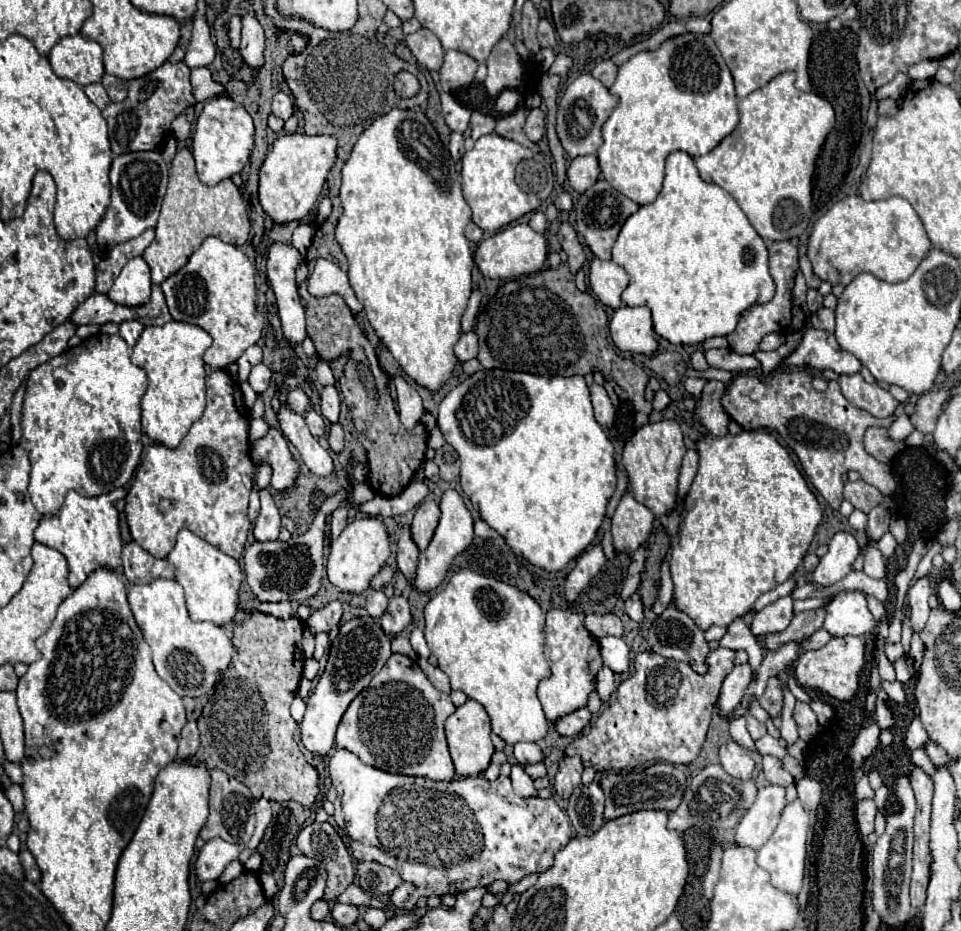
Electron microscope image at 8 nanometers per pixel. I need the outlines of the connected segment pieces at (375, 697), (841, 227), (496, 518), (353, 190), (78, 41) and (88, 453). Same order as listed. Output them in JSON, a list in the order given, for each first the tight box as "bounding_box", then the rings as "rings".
[{"bounding_box":[336,655,454,783],"rings":[[[392,655],[346,709],[336,731],[336,743],[370,767],[450,783],[454,765],[444,737],[444,721],[454,711],[450,695],[438,691],[416,661],[406,655]]]},{"bounding_box":[808,195,932,285],"rings":[[[860,195],[844,197],[814,223],[808,241],[814,273],[830,285],[848,285],[860,273],[872,273],[888,283],[906,281],[930,249],[932,243],[918,213],[900,195],[882,201],[864,201]]]},{"bounding_box":[438,369,616,571],"rings":[[[480,369],[474,375],[470,375],[466,381],[456,385],[440,403],[438,409],[438,427],[442,429],[446,441],[458,451],[462,473],[460,473],[460,487],[468,495],[472,507],[480,513],[480,517],[494,527],[506,543],[514,549],[514,553],[528,559],[532,565],[542,567],[546,571],[560,571],[572,561],[576,555],[580,555],[596,537],[596,531],[606,515],[606,505],[616,489],[616,461],[614,461],[614,445],[602,431],[602,427],[596,423],[590,403],[590,391],[582,375],[572,377],[542,377],[542,375],[530,375],[524,371],[502,371],[502,369]]]},{"bounding_box":[336,109,472,391],"rings":[[[392,109],[390,113],[386,113],[384,117],[376,119],[356,141],[350,159],[344,163],[342,167],[342,187],[340,187],[340,199],[344,205],[344,213],[336,225],[336,241],[340,243],[346,259],[348,259],[348,277],[350,277],[350,285],[356,291],[356,297],[362,301],[366,317],[370,321],[370,325],[374,327],[376,335],[380,337],[380,341],[388,347],[388,351],[392,353],[392,357],[398,361],[398,365],[402,367],[402,371],[416,381],[420,387],[428,389],[428,391],[440,391],[442,385],[450,379],[458,359],[454,355],[454,345],[460,339],[460,319],[464,315],[464,309],[468,305],[468,297],[472,291],[472,253],[470,253],[470,245],[468,239],[464,237],[464,229],[472,217],[472,211],[466,203],[466,199],[462,197],[462,189],[460,189],[460,173],[456,171],[456,163],[452,161],[448,149],[442,145],[442,141],[438,139],[436,129],[432,127],[432,123],[428,121],[428,117],[424,113],[416,113],[416,111],[404,111],[404,109]]]},{"bounding_box":[48,35,104,87],"rings":[[[82,35],[60,39],[52,47],[48,61],[58,77],[70,79],[82,87],[98,83],[104,75],[102,47],[96,41],[84,39]]]},{"bounding_box":[20,335,148,515],"rings":[[[94,335],[94,337],[88,337],[84,339],[80,345],[64,351],[62,355],[50,359],[48,363],[40,365],[38,369],[34,369],[26,381],[26,393],[24,393],[24,407],[22,407],[22,439],[20,439],[20,445],[28,451],[30,455],[30,463],[32,463],[32,471],[30,471],[30,485],[28,485],[28,491],[30,491],[30,497],[32,497],[32,503],[34,507],[40,511],[40,515],[56,515],[64,503],[64,495],[74,489],[76,493],[80,495],[86,495],[86,497],[98,497],[98,495],[104,495],[104,493],[110,493],[118,487],[124,487],[138,463],[140,463],[140,455],[142,455],[142,425],[140,425],[140,401],[142,401],[142,395],[146,393],[148,389],[148,377],[146,373],[132,365],[130,361],[130,353],[132,349],[126,345],[126,341],[120,337],[120,335]]]}]

